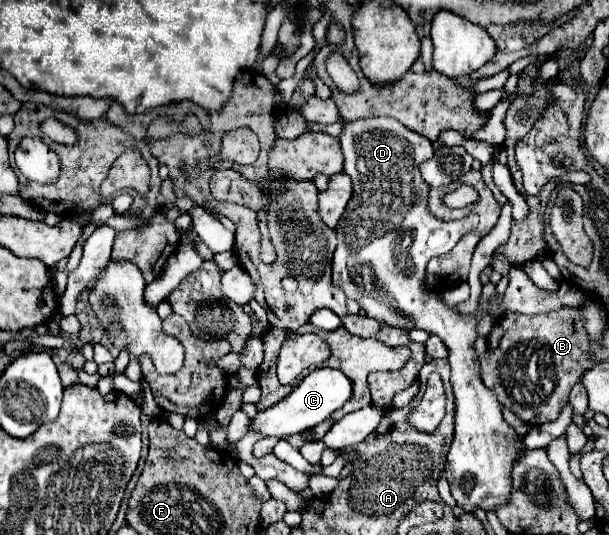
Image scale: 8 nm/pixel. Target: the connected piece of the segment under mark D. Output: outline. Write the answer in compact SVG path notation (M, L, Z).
M362 118L356 122L344 122L340 144L344 152L344 172L352 178L354 194L340 218L340 224L336 226L338 234L338 246L332 258L332 282L342 288L342 284L348 284L348 298L354 298L360 308L366 310L370 318L376 318L380 322L386 322L394 328L420 328L430 334L436 334L448 348L448 360L452 366L450 384L454 388L454 400L456 400L456 416L454 416L454 440L446 458L444 478L450 482L452 496L456 498L458 506L464 510L482 508L482 510L494 510L496 506L504 504L510 496L510 472L514 458L518 450L522 448L522 440L516 436L516 432L504 422L502 408L496 402L496 396L492 390L488 390L480 380L480 366L474 350L476 342L476 316L466 314L462 316L458 310L444 306L434 292L424 288L424 276L426 276L426 264L432 256L442 256L444 252L450 252L456 242L476 230L478 226L478 214L470 212L460 222L442 222L434 218L428 210L428 184L420 176L420 164L430 160L434 156L434 148L428 138L408 130L394 118Z

